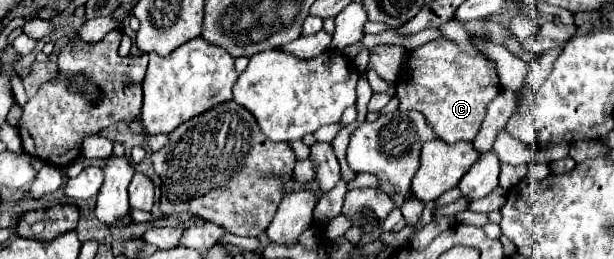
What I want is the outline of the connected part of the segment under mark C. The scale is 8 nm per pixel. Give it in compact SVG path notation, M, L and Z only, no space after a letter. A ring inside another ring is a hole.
M434 39L414 49L396 83L400 111L420 111L442 141L474 141L488 103L502 91L496 63L478 49L462 51L450 39Z

